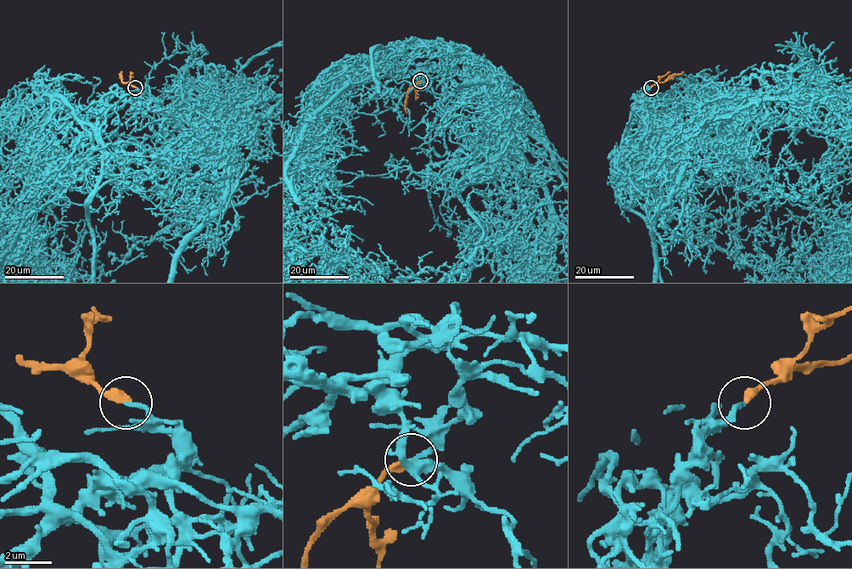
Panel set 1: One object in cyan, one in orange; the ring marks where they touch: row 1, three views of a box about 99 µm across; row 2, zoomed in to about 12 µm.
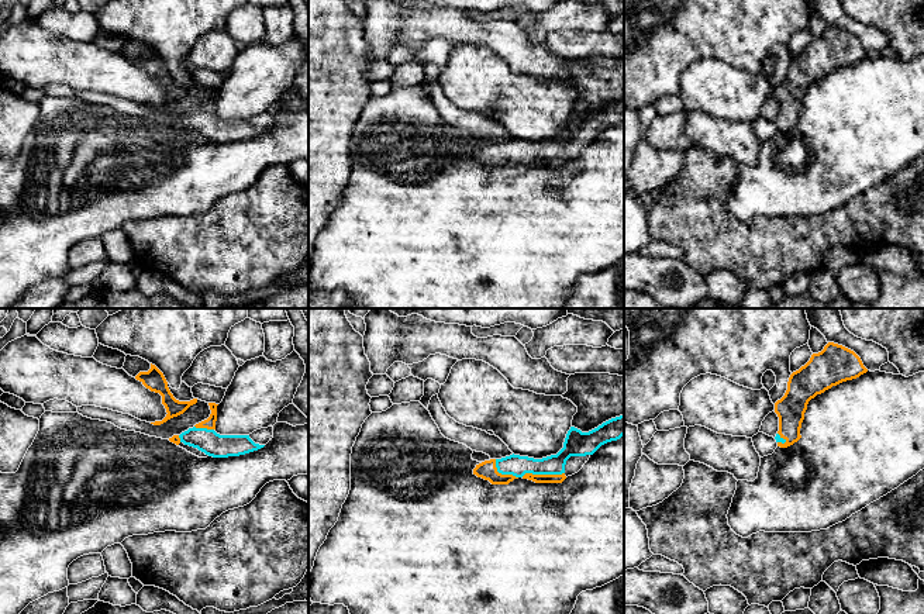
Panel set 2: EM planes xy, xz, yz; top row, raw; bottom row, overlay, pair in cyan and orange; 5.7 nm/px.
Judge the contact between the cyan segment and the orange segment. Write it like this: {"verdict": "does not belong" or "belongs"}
{"verdict": "belongs"}

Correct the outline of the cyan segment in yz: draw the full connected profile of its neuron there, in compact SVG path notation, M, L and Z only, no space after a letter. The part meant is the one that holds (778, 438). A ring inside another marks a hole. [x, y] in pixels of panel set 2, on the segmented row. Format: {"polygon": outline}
{"polygon": "M828 342L821 352L813 353L804 366L790 375L785 396L775 403L778 446L787 448L801 438L801 422L811 399L866 372L861 358L842 345Z"}

